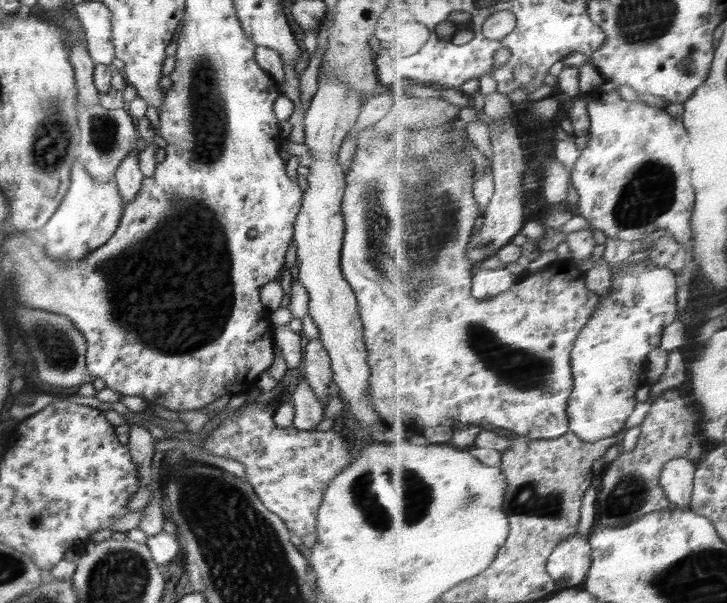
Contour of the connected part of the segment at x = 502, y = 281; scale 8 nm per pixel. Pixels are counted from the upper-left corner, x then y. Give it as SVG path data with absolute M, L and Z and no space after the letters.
M506 268L484 269L473 276L473 296L479 300L489 300L510 291L521 278Z

